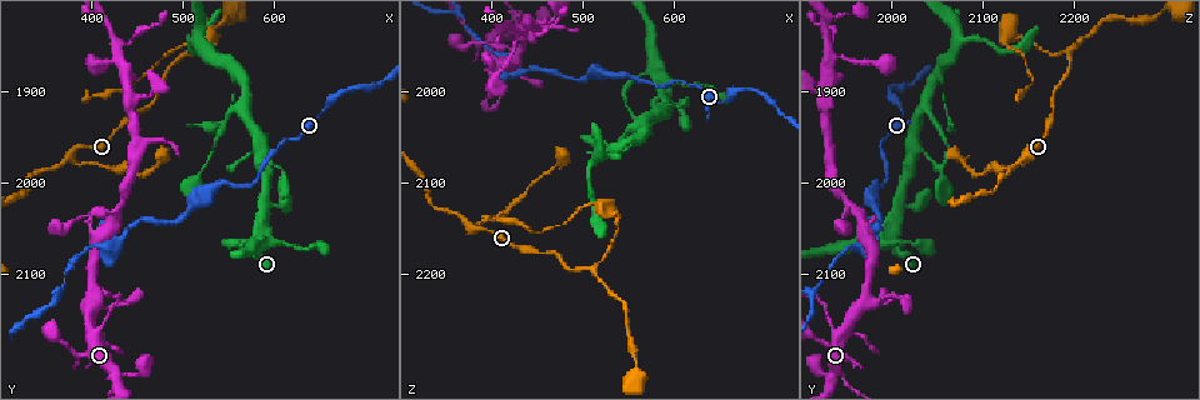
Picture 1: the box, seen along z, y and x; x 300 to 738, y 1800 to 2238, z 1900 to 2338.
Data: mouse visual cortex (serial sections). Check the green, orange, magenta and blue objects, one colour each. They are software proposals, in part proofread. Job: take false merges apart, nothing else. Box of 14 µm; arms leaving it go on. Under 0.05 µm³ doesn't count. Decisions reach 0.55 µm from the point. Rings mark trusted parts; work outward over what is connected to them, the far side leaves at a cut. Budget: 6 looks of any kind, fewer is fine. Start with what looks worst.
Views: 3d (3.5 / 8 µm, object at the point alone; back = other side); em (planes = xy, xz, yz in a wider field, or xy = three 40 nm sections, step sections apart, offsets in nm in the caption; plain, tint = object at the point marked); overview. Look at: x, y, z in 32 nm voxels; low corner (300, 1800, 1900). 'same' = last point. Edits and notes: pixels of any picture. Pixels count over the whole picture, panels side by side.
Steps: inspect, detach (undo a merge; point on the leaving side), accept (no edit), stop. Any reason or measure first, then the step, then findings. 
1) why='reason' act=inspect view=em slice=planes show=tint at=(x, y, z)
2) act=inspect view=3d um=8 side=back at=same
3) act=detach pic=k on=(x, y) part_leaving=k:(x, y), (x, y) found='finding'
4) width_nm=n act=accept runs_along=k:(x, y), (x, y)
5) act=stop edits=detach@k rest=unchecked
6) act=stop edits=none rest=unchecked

why='three arms meet' act=inspect view=3d um=3.5 side=back at=(380, 1970, 2155)

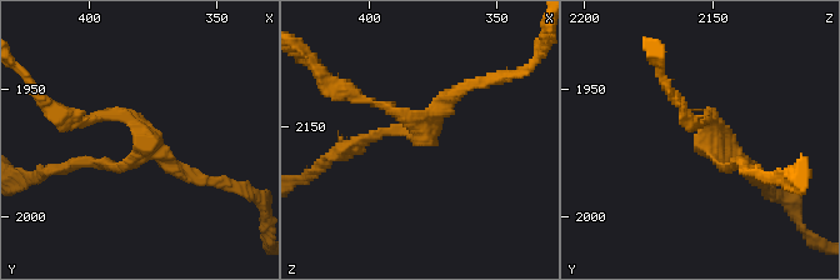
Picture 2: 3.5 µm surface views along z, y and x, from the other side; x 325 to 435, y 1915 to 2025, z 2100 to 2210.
arms=3 arm_widths_nm=150,150,200 why='shape alone is not enough' act=inspect view=em slice=xy step=1 show=tint at=(379, 1967, 2152)

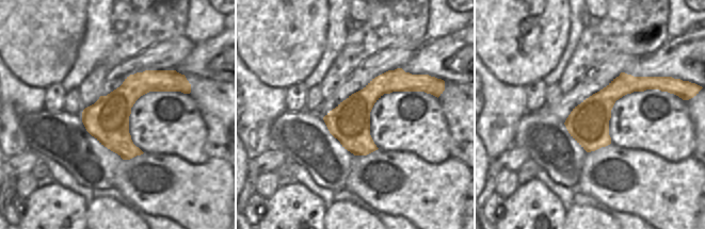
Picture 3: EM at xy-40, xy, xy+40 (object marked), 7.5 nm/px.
act=accept runs_along=2:(695, 125), (736, 163) found='all the same cell'

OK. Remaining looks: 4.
why='branch point' act=inspect view=3d um=8 side=back at=(510, 1860, 2190)

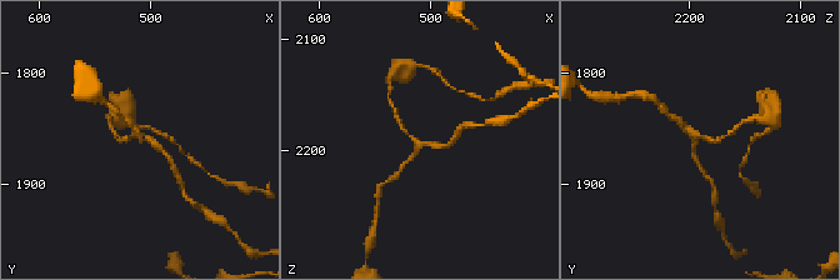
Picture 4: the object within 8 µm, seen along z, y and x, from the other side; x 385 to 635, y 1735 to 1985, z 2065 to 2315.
why='shape alone is not enough' act=inspect view=em slice=xy step=2 show=tint at=(510, 1858, 2196)

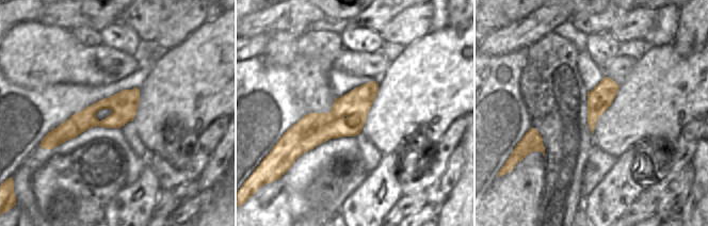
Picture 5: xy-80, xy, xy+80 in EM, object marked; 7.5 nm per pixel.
arms=3 act=accept runs_along=5:(375, 86), (336, 124), (289, 140) found='one cell here'

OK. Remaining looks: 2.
why='thick turns thin' act=inspect view=3d um=3.5 side=back at=(525, 1840, 2125)

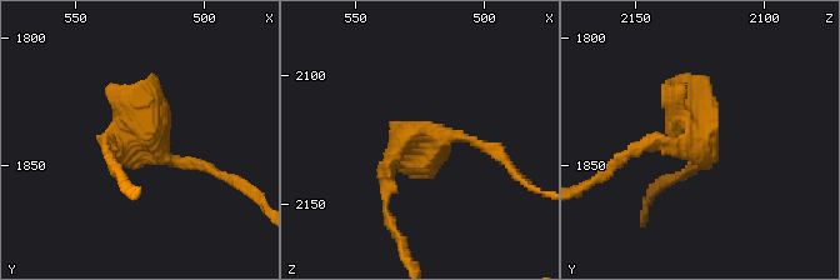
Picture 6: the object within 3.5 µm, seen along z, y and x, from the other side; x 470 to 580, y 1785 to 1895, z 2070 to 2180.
why='need the tissue' act=inspect view=em slice=xy step=5 show=tint at=(527, 1840, 2125)

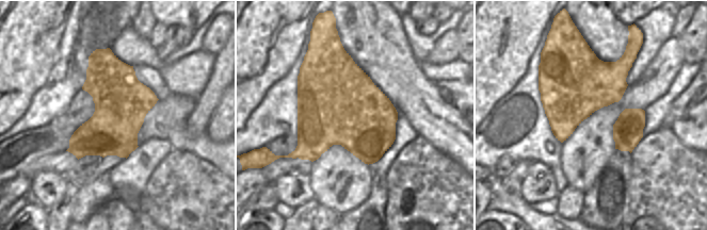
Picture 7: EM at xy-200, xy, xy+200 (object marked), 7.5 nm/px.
act=accept runs_along=6:(638, 150), (701, 139), (673, 85) found='continuous, no second cell'

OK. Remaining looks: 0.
act=stop edits=none rest=unchecked

